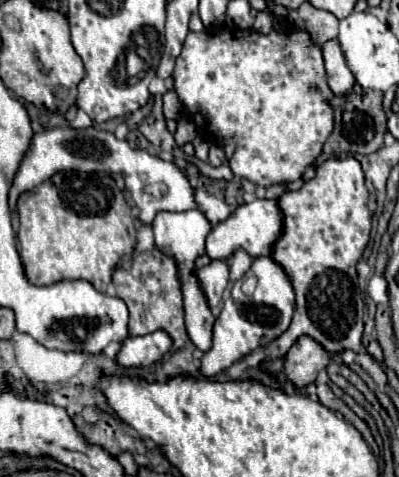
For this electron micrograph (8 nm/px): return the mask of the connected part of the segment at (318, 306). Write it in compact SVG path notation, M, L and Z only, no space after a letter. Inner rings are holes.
M347 156L343 160L339 160L339 158L325 160L323 164L317 166L315 178L305 182L305 186L301 190L285 192L279 198L279 206L283 210L285 220L283 220L283 234L273 248L273 258L287 272L291 284L293 284L295 296L297 296L297 304L295 304L295 314L293 314L291 326L277 340L273 340L269 344L269 348L267 348L269 360L285 356L285 352L291 348L291 344L303 334L309 334L311 338L315 338L331 354L343 352L349 348L359 352L363 348L363 344L361 344L363 296L361 296L361 290L357 284L355 264L361 260L363 250L369 242L369 232L371 232L371 214L367 208L367 198L369 198L369 192L365 188L363 170L361 170L361 164L353 156Z

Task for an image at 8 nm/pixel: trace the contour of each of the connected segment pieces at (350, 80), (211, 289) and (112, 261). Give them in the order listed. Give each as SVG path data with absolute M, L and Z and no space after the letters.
M327 40L321 48L323 52L323 62L325 62L325 78L329 84L329 90L335 96L347 96L353 92L355 86L355 76L347 66L347 60L343 56L341 46L337 40Z
M213 260L209 266L203 266L201 270L197 270L197 276L209 306L215 308L221 302L223 290L227 288L227 282L229 282L229 266L223 260Z
M57 172L37 188L19 196L19 256L25 274L35 286L61 280L87 280L105 292L117 266L135 250L137 230L123 192L109 176L87 172Z

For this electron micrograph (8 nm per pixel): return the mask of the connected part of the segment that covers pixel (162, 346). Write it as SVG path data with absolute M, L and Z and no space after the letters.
M157 330L139 338L127 338L117 354L121 366L141 366L147 368L159 362L173 346L171 336L165 330Z

